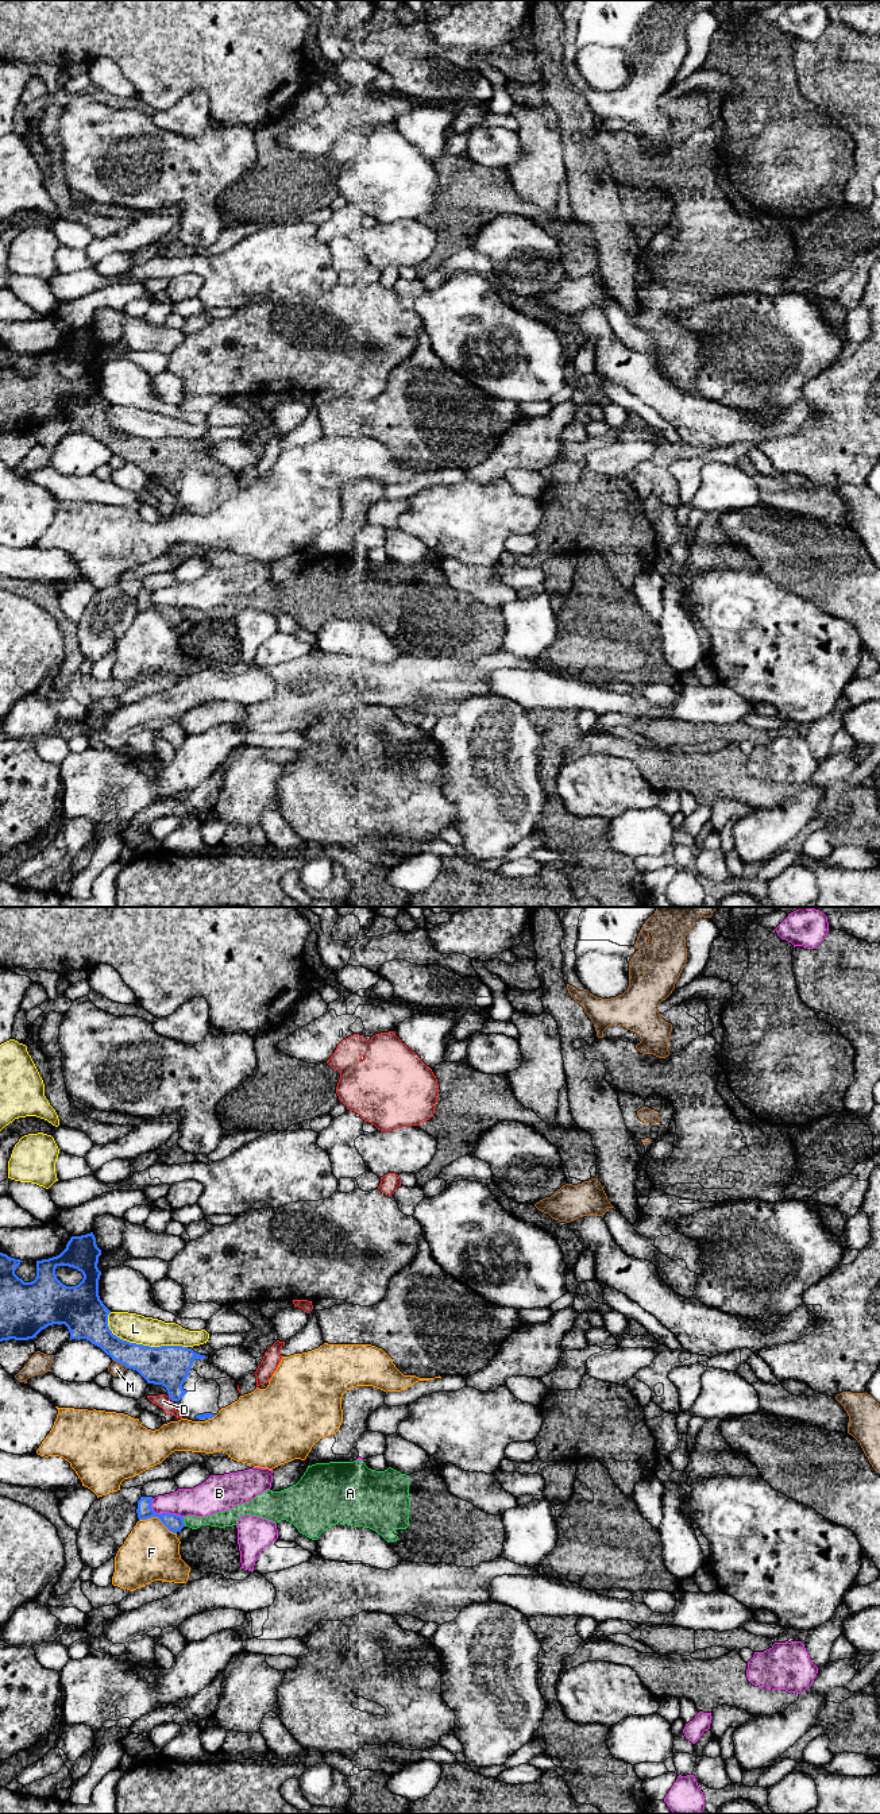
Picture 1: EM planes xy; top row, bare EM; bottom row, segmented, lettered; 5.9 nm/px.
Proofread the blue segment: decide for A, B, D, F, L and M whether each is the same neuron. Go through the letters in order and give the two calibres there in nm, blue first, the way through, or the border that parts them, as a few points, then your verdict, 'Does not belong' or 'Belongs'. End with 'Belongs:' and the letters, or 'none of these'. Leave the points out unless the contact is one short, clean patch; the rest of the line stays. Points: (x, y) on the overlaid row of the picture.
A: Thickness 100 nm (blue) against 100 nm. Path across: xy (173, 1523), (182, 1521), (223, 1519). Belongs
B: Thickness 100 nm (blue) against 190 nm. Does not belong
D: Thickness 240 nm (blue) against 80 nm. Does not belong
F: Thickness 100 nm (blue) against 340 nm. Does not belong
L: Thickness 240 nm (blue) against 180 nm. Does not belong
M: Thickness 220 nm (blue) against 80 nm. Does not belong
Belongs: A

